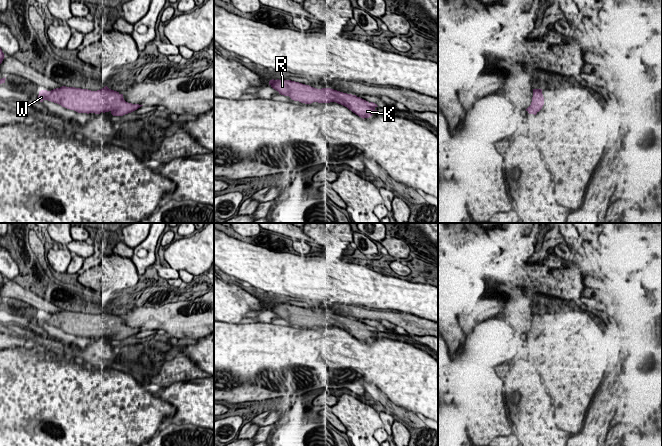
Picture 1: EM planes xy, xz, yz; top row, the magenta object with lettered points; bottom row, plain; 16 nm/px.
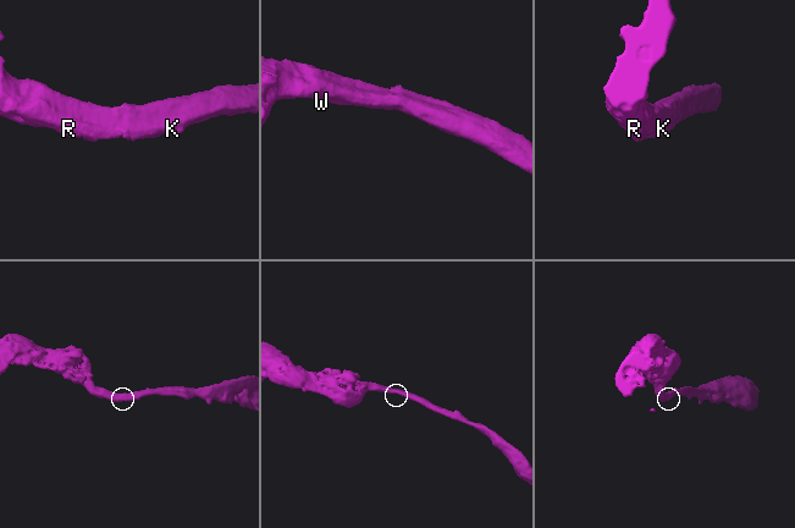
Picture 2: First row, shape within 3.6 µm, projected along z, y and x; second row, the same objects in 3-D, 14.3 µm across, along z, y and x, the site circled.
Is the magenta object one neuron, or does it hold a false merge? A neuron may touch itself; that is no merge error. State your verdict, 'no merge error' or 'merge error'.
no merge error

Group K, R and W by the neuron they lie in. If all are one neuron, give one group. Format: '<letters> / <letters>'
K R W

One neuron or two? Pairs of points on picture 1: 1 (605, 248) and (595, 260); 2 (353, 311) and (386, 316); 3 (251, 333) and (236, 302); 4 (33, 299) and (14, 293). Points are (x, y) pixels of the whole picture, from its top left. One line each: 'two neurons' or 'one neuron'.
1: two neurons
2: one neuron
3: two neurons
4: one neuron

